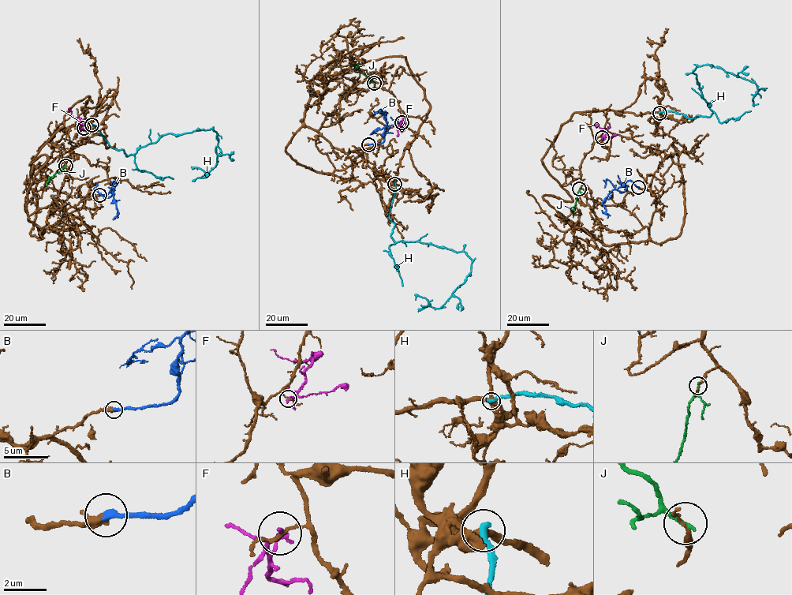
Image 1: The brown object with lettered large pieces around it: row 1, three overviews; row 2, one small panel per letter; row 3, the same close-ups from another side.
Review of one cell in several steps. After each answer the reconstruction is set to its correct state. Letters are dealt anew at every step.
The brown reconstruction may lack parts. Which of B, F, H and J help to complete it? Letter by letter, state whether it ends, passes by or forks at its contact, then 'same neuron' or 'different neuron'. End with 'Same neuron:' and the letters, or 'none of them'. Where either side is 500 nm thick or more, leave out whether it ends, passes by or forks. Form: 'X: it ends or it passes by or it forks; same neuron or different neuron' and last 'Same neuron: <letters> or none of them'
B: it ends; same neuron
F: it passes by; different neuron
H: it ends; different neuron
J: it ends; different neuron
Same neuron: B

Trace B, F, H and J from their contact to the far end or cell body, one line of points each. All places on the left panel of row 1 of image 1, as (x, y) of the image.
B: (99, 195), (107, 194), (112, 188), (117, 211), (117, 217), (113, 219)
F: (84, 128), (80, 120), (70, 115), (70, 108), (68, 108)
H: (91, 124), (109, 145), (127, 156), (168, 133), (213, 129), (218, 139), (216, 164), (207, 176), (195, 181)
J: (65, 166), (54, 174), (46, 186)

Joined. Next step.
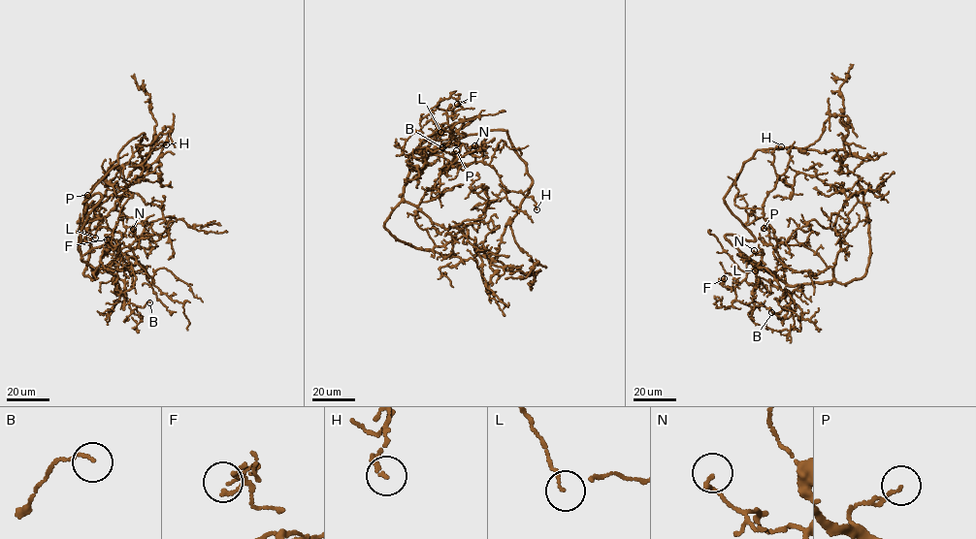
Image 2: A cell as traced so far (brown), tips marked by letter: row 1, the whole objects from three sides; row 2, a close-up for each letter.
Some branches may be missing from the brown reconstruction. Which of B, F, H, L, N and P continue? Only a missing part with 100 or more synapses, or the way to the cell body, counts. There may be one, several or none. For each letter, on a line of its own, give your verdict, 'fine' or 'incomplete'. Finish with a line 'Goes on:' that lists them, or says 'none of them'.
B: fine
F: incomplete
H: fine
L: fine
N: fine
P: fine
Goes on: F

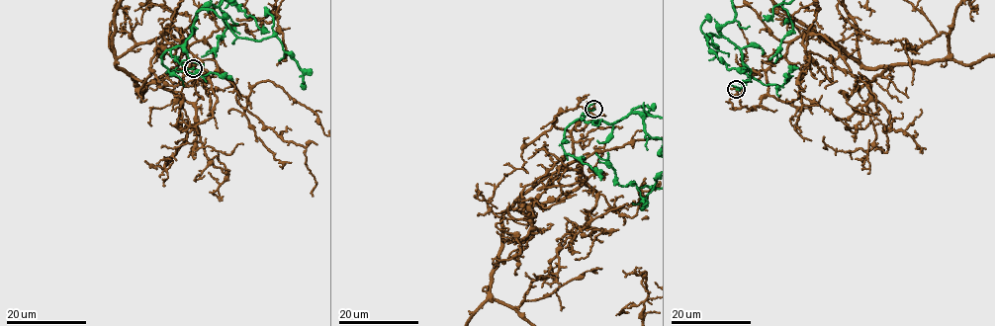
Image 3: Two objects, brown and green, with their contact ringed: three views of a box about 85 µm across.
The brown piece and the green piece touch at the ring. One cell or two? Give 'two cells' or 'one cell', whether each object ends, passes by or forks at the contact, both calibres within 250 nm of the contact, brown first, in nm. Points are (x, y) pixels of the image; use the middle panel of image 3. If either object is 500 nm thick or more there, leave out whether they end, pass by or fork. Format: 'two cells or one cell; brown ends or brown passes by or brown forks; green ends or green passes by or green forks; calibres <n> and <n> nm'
two cells; brown passes by; green ends; calibres 110 and 190 nm

